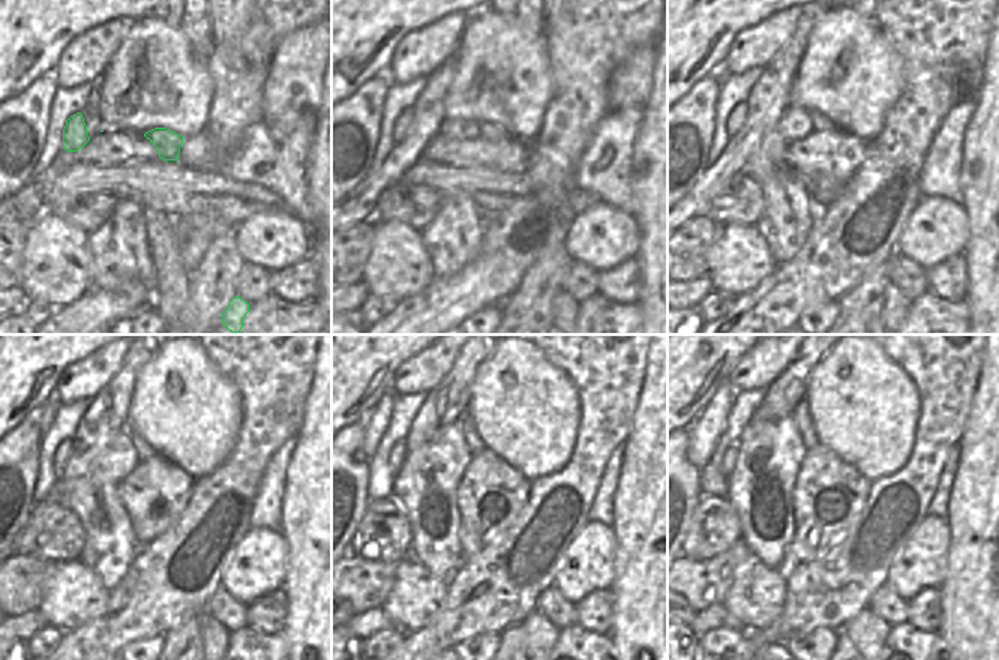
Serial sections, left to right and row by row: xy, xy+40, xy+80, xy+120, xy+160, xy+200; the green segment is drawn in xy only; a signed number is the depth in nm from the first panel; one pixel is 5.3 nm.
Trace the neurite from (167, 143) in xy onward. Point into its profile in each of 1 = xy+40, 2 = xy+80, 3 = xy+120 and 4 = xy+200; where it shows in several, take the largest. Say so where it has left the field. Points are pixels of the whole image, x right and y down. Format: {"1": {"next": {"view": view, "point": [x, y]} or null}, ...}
{"1": {"next": {"view": "xy+40", "point": [492, 132]}}, "2": {"next": {"view": "xy+80", "point": [819, 122]}}, "3": {"next": {"view": "xy+120", "point": [144, 452]}}, "4": {"next": {"view": "xy+200", "point": [801, 414]}}}

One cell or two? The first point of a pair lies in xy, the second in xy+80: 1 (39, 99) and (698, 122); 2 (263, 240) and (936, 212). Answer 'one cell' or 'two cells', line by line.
1: one cell
2: one cell

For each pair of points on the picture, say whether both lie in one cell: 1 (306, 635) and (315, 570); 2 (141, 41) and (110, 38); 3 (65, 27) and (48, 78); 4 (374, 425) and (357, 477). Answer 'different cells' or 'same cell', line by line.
1: same cell
2: different cells
3: different cells
4: different cells

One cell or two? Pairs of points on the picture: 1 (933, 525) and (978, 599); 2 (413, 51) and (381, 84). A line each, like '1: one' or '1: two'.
1: two
2: two

